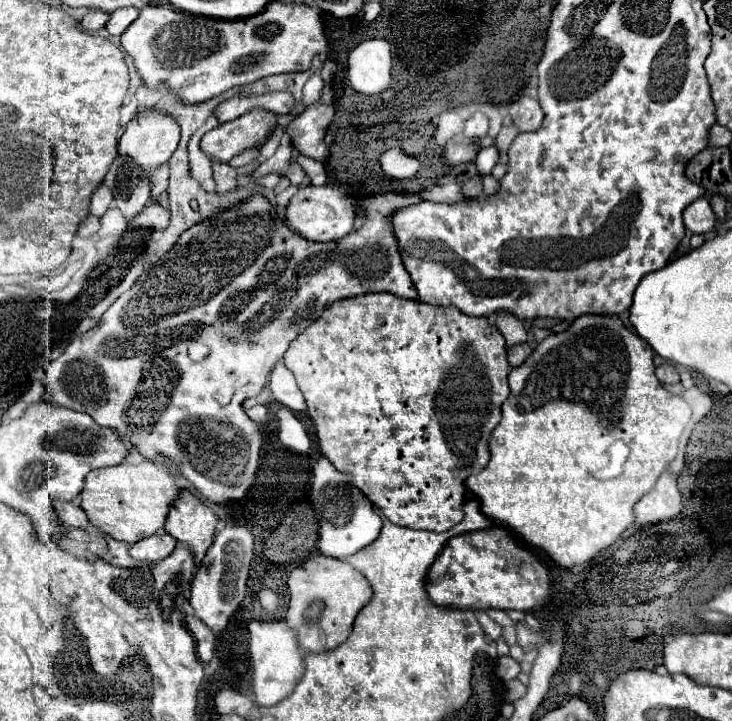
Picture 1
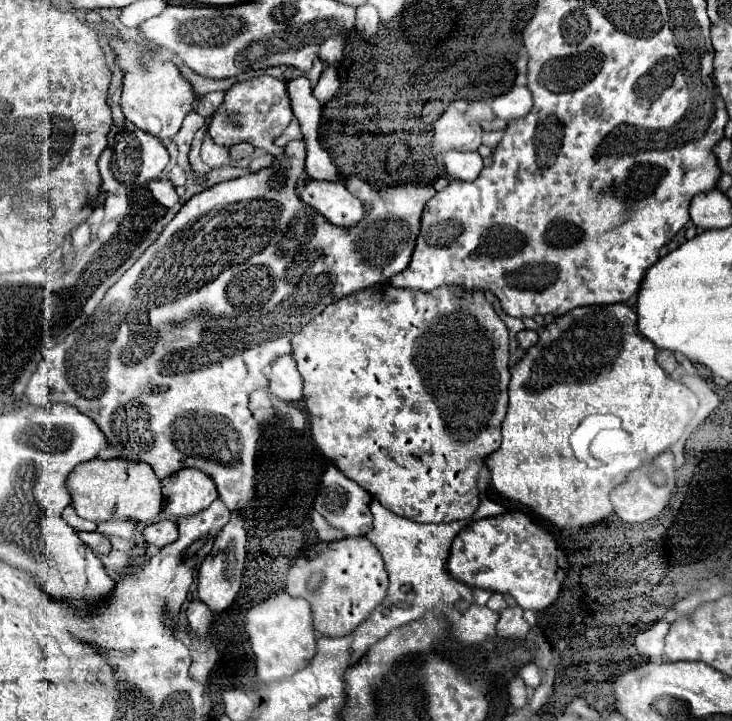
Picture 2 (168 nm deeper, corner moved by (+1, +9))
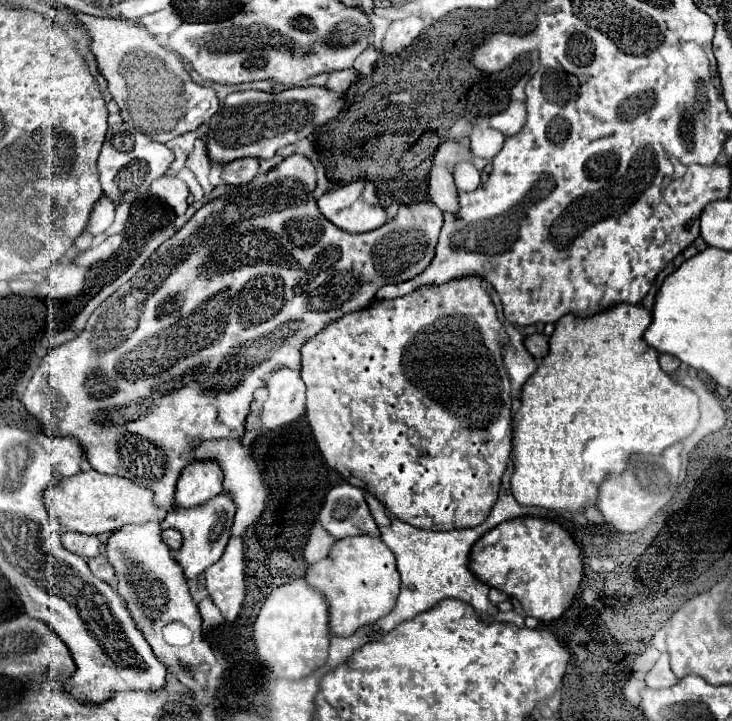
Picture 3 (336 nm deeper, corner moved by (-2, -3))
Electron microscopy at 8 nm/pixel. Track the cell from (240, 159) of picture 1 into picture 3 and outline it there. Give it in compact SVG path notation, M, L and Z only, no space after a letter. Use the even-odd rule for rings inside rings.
M241 158L241 160L233 160L229 164L223 166L223 182L231 184L231 186L241 186L247 184L255 178L259 168L259 160L257 158Z

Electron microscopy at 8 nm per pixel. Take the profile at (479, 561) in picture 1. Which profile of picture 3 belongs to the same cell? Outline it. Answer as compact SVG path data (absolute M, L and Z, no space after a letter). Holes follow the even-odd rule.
M513 518L491 528L471 548L469 570L483 584L517 598L527 616L541 622L557 620L571 604L583 578L583 558L573 538L543 518Z

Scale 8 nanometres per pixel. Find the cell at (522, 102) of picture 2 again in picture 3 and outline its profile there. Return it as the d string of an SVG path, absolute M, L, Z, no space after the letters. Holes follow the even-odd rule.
M511 102L507 106L507 110L495 114L489 120L489 124L491 124L491 128L503 132L505 136L513 136L513 134L517 134L525 126L525 120L527 120L525 102Z

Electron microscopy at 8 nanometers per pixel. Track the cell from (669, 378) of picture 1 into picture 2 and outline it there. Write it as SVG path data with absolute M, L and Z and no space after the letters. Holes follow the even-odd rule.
M658 350L656 360L658 360L658 364L660 364L668 374L674 372L676 366L678 366L678 362L676 362L676 358L674 358L674 354L672 354L670 350Z

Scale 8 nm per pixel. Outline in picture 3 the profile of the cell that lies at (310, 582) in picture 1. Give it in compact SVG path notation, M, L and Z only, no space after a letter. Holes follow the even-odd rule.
M353 536L339 540L327 558L309 566L305 580L311 588L325 594L329 604L329 630L333 636L353 636L361 626L373 624L389 614L399 596L399 572L393 552L381 538Z

